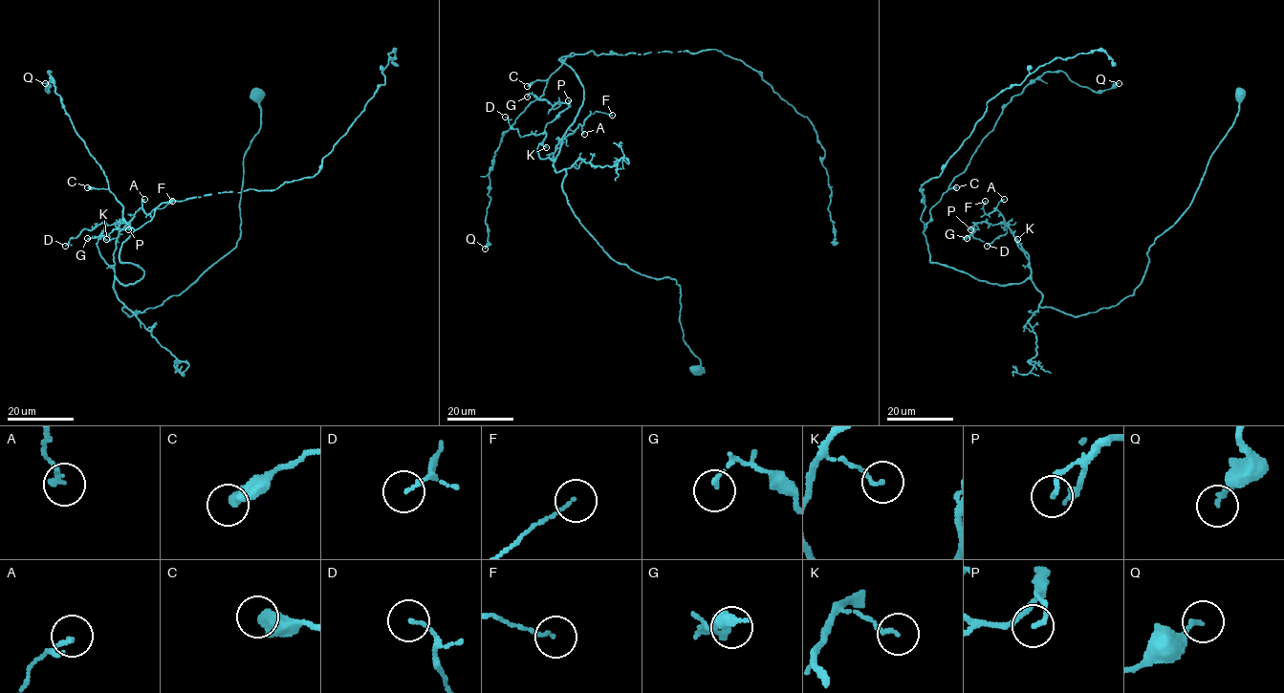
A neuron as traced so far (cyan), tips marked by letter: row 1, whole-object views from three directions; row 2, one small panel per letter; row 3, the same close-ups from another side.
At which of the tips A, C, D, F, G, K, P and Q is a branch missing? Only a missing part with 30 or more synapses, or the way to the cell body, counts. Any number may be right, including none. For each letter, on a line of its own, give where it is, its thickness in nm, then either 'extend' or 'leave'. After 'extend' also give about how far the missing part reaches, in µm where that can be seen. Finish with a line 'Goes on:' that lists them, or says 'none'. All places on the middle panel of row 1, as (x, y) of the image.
A: place (584, 134); calibre 110 nm; leave
C: place (527, 86); calibre 480 nm; leave
D: place (505, 117); calibre 110 nm; leave
F: place (612, 115); calibre 100 nm; leave
G: place (527, 97); calibre 140 nm; leave
K: place (546, 147); calibre 130 nm; leave
P: place (568, 100); calibre 140 nm; leave
Q: place (485, 249); calibre 180 nm; leave
Goes on: none

